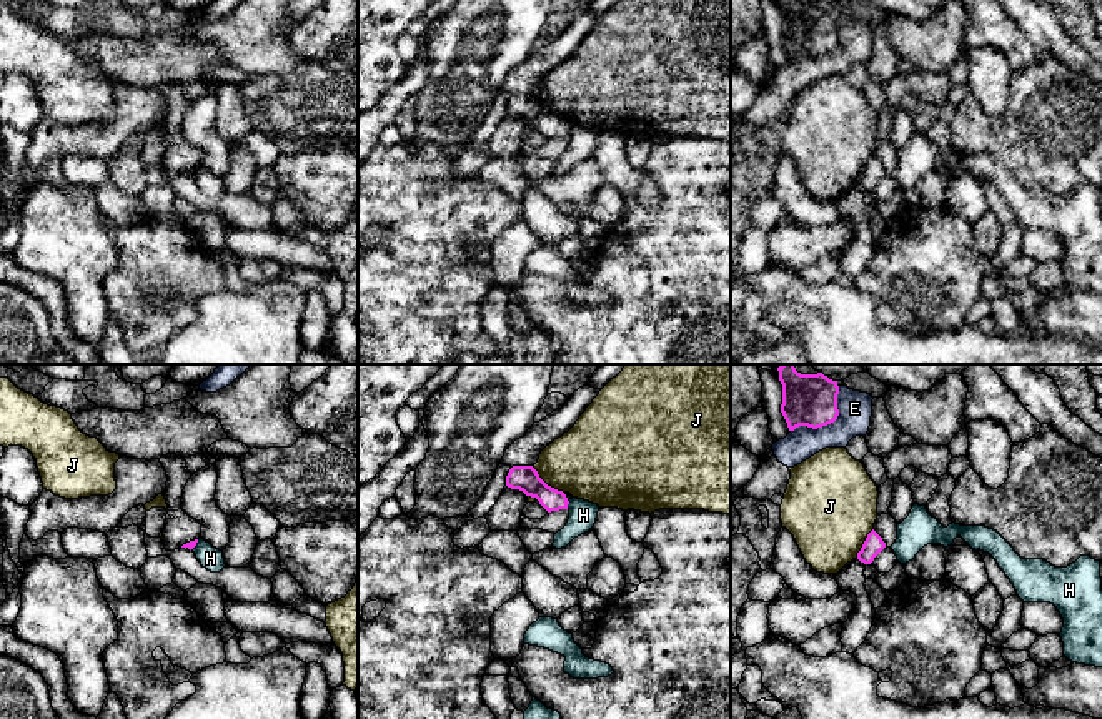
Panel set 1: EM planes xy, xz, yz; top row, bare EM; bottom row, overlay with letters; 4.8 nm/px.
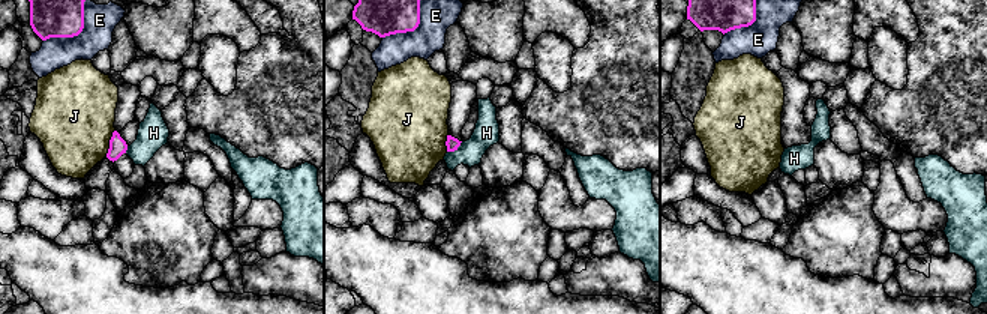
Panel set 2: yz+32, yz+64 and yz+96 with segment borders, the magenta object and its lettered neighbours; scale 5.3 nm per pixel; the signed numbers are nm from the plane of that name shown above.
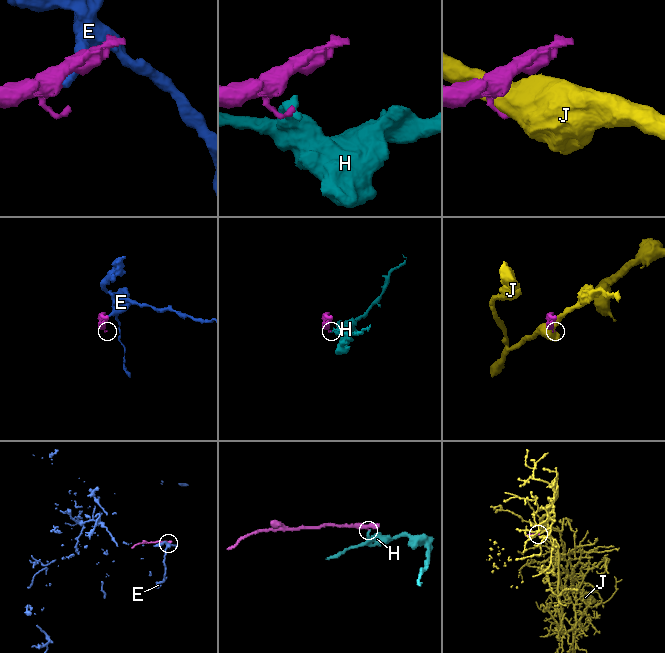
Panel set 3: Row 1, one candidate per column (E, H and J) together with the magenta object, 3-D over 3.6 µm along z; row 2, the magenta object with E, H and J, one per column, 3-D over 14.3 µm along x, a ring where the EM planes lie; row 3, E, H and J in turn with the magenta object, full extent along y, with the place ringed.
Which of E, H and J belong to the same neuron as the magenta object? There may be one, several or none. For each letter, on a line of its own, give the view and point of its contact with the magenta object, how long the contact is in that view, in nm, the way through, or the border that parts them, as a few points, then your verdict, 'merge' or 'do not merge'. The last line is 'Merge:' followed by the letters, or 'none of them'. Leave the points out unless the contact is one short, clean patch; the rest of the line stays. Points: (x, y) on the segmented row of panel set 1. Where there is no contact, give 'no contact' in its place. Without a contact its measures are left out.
E: meets magenta in yz at (829, 423); contact 320 nm long; border along yz (839, 386), (833, 421), (791, 431); do not merge
H: meets magenta in xz at (568, 503); contact 40 nm long; border along xz (570, 501), (566, 508); do not merge
J: meets magenta in xz at (545, 483); contact 200 nm long; do not merge
Merge: none of them

